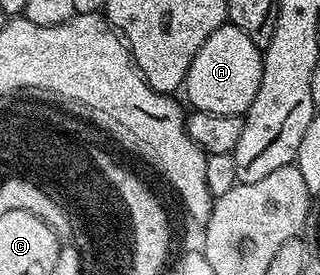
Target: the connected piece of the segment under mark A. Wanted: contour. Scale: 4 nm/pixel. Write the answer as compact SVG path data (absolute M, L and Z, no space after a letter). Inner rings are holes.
M228 24L220 26L199 48L195 60L189 69L189 75L185 77L183 94L189 97L190 107L193 110L206 110L212 114L235 114L244 115L250 104L255 100L255 92L259 92L261 87L261 77L263 76L263 51L244 32L239 32L239 28Z

